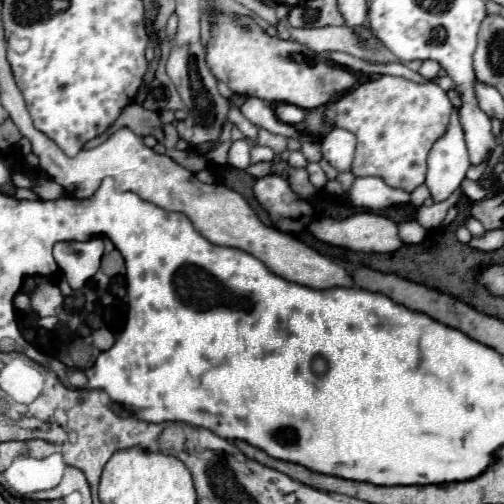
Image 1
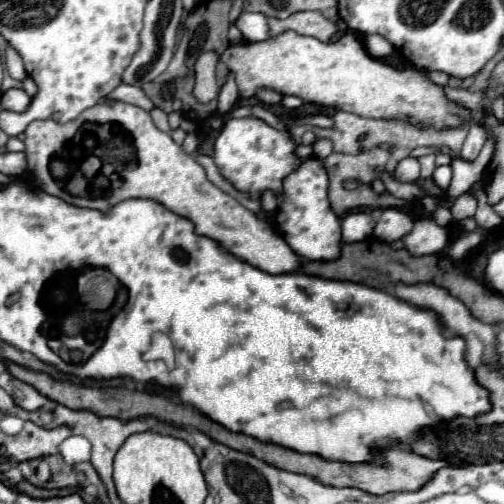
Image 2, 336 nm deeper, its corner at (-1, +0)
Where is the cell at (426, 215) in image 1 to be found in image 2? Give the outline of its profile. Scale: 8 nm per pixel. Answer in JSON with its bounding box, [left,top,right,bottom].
[373,208,413,242]

